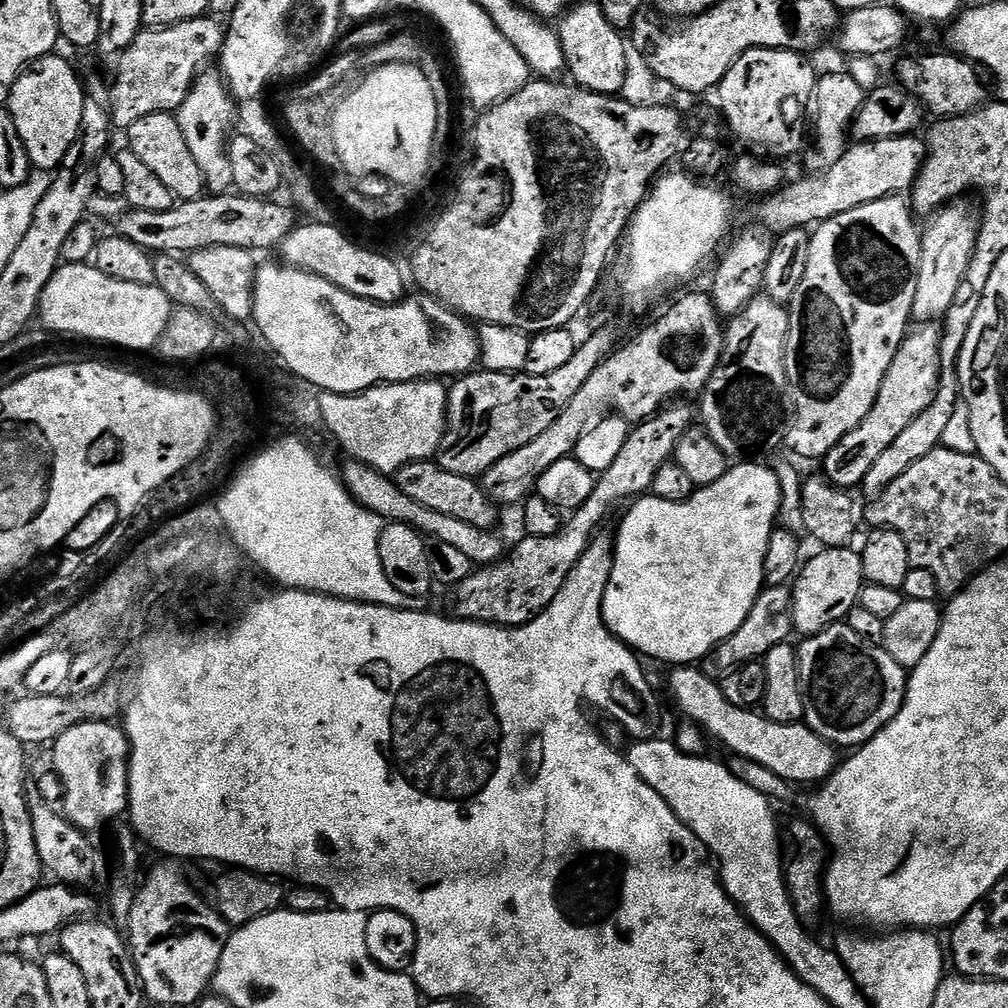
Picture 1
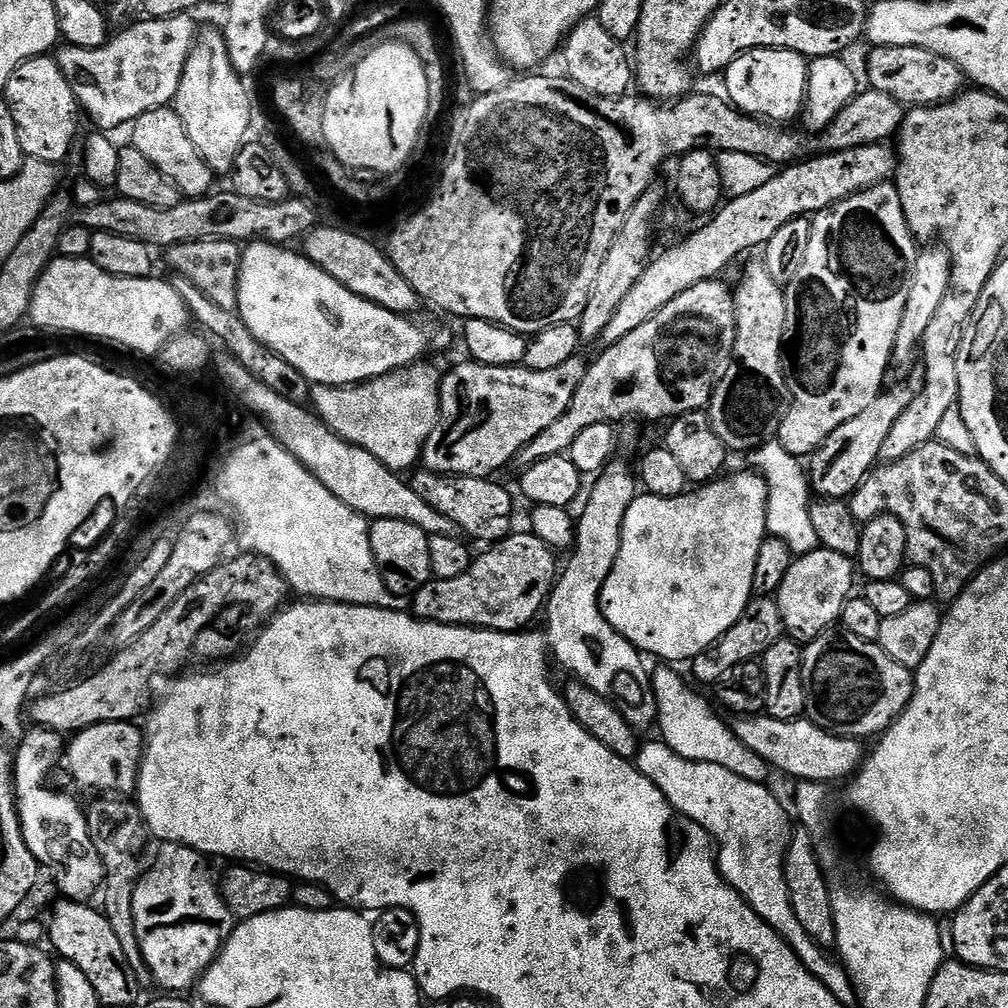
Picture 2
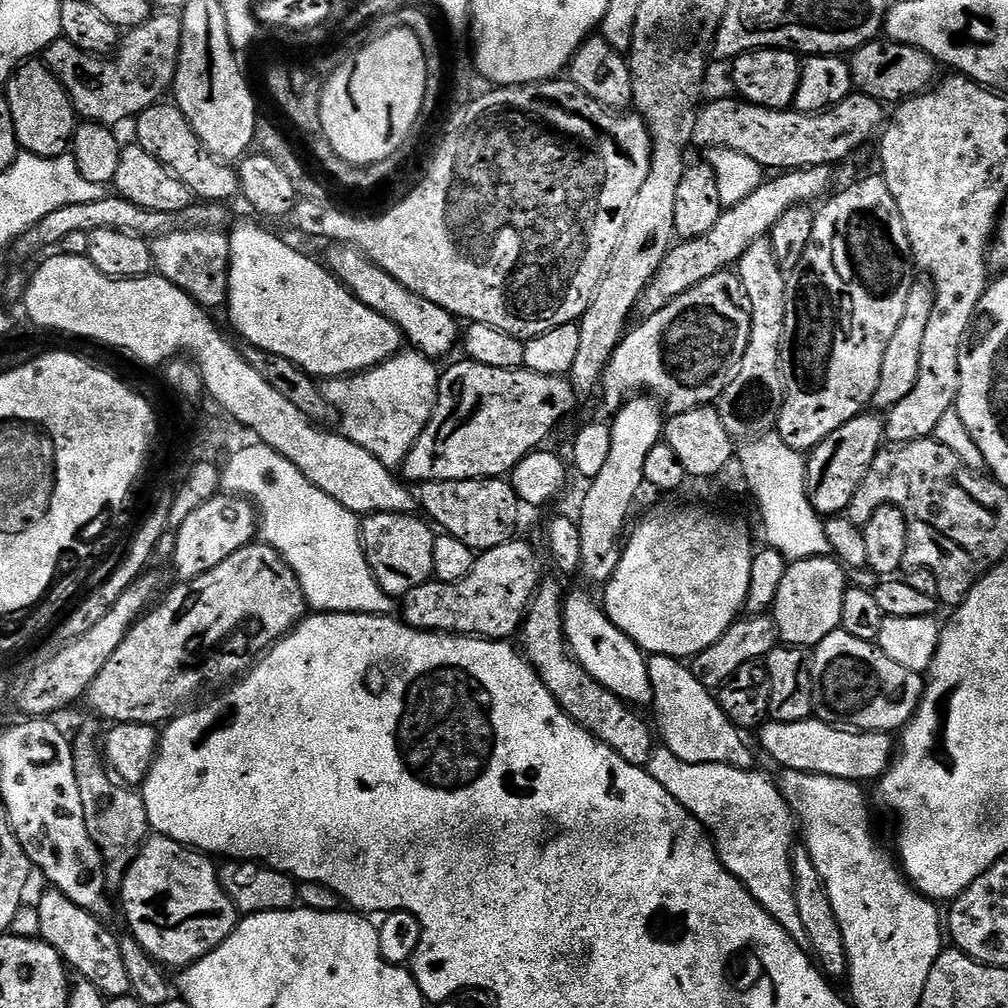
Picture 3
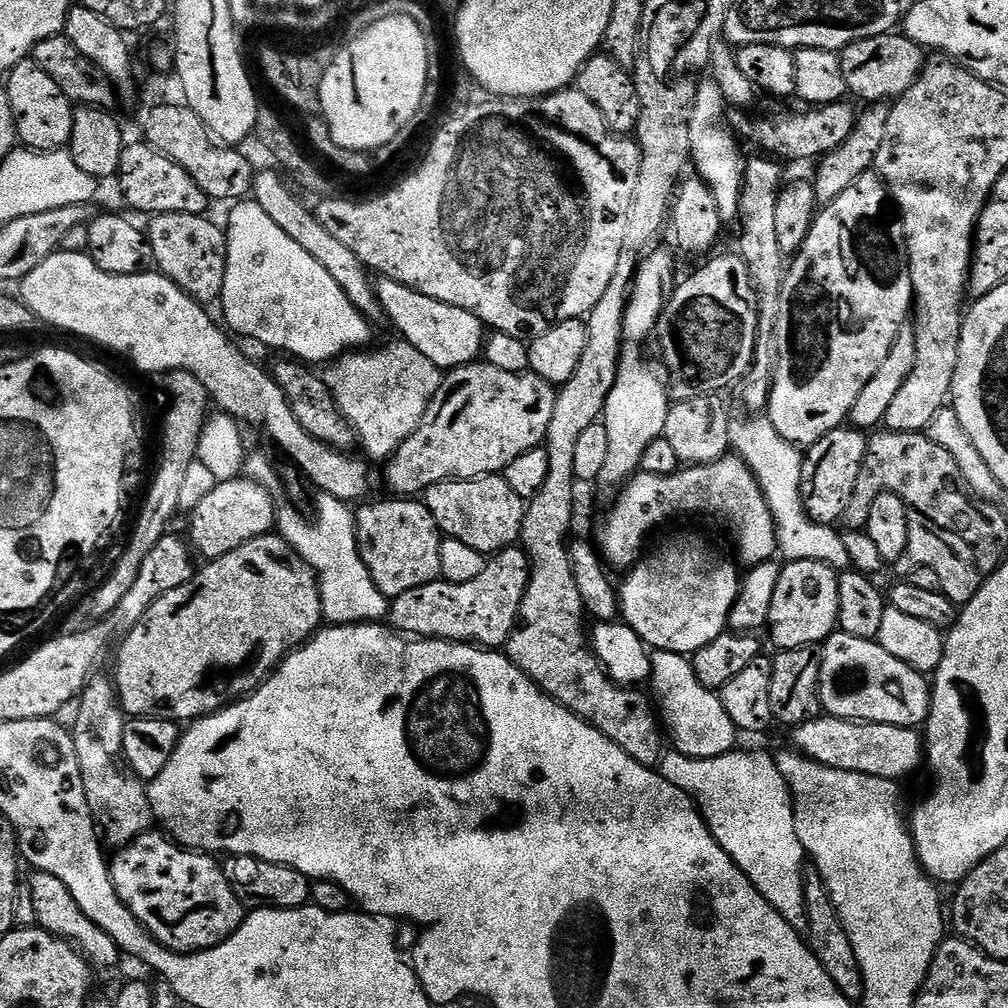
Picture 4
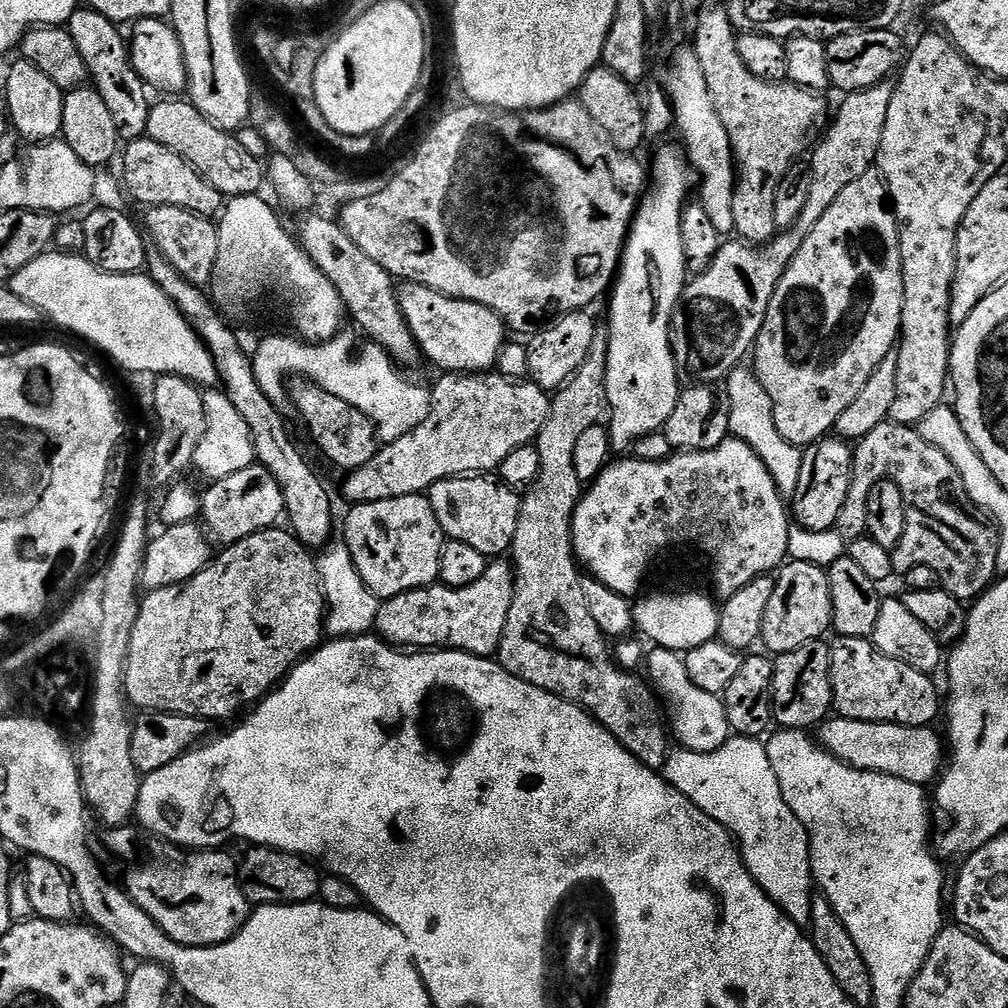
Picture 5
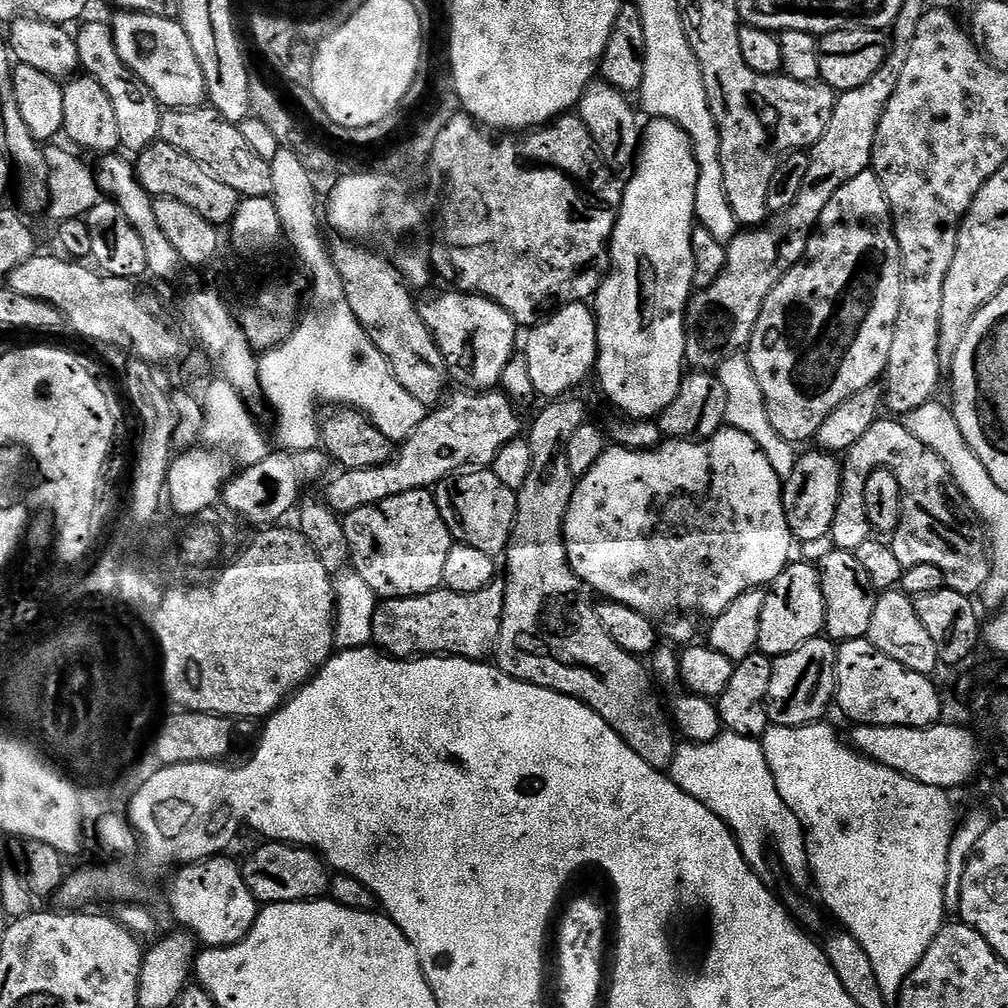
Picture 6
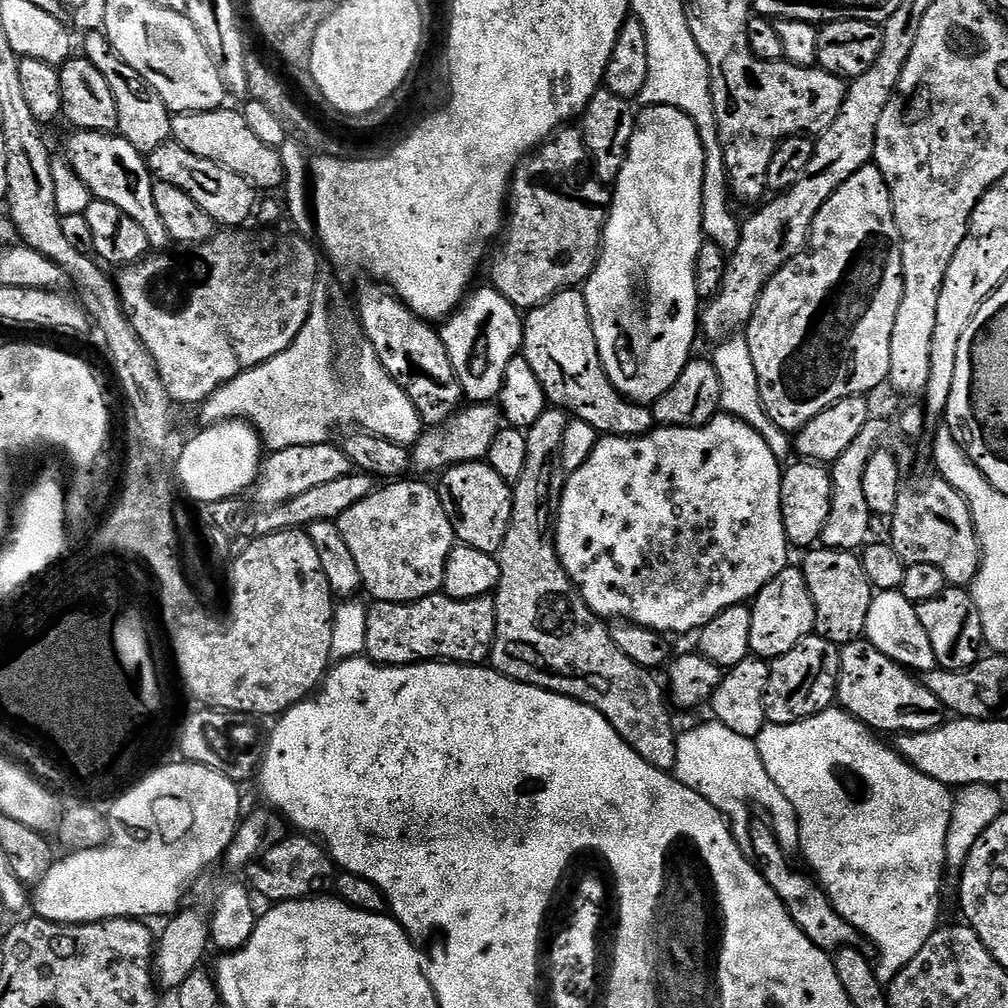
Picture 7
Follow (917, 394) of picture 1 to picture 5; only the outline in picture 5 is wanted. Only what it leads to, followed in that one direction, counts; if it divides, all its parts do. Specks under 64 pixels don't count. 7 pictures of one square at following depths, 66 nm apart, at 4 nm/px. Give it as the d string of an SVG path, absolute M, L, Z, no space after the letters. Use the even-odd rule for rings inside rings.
M829 434L803 449L798 486L790 498L790 516L799 527L811 532L830 532L835 529L838 513L846 503L846 494L850 494L853 451L853 445L849 441L842 440L835 434Z

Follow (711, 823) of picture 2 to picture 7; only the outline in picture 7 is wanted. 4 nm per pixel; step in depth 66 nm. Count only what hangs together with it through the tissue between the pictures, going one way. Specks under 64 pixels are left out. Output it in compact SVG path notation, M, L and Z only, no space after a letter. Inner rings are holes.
M715 722L700 724L689 732L681 731L676 737L674 775L690 786L690 790L702 794L706 802L714 805L730 821L732 835L741 848L751 849L753 829L748 828L748 804L757 804L772 819L771 831L776 833L776 841L784 851L792 854L799 849L800 823L794 806L790 806L790 798L774 786L774 778L766 774L766 766L762 766L755 740L734 734L734 730Z

